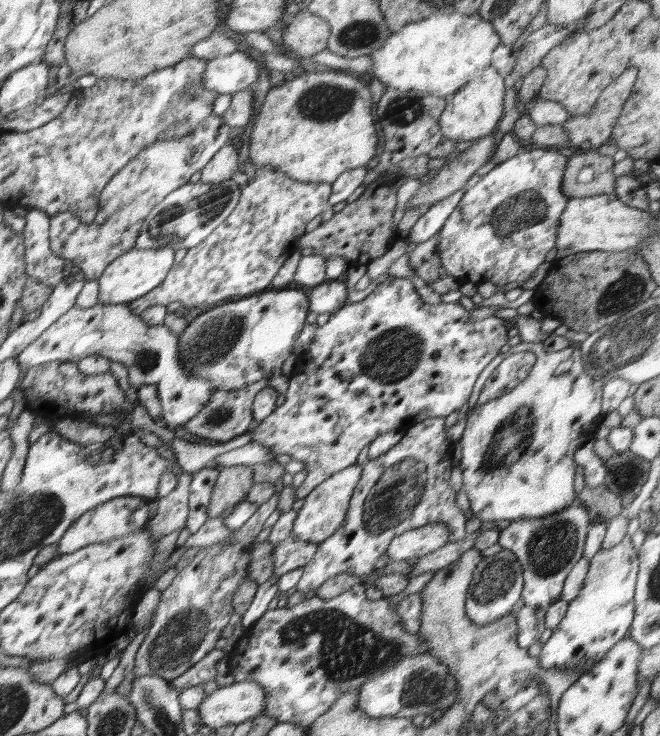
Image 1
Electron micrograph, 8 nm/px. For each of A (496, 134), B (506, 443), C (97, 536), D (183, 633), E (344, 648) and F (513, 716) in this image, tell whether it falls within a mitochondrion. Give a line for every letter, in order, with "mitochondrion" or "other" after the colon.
A: other
B: mitochondrion
C: other
D: mitochondrion
E: mitochondrion
F: mitochondrion

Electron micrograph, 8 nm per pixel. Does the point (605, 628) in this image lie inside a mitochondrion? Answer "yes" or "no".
no

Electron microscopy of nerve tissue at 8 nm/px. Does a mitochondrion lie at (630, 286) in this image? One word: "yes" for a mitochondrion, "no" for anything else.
yes

